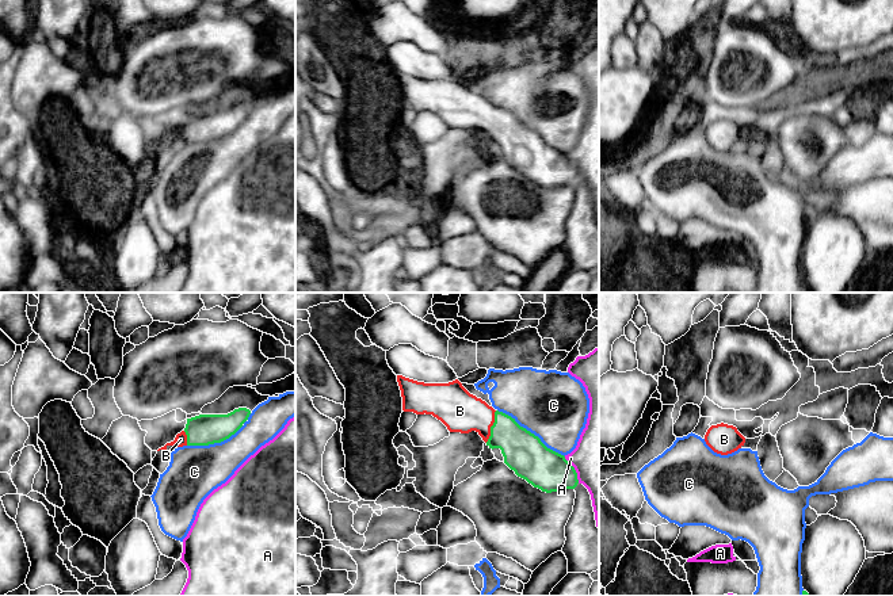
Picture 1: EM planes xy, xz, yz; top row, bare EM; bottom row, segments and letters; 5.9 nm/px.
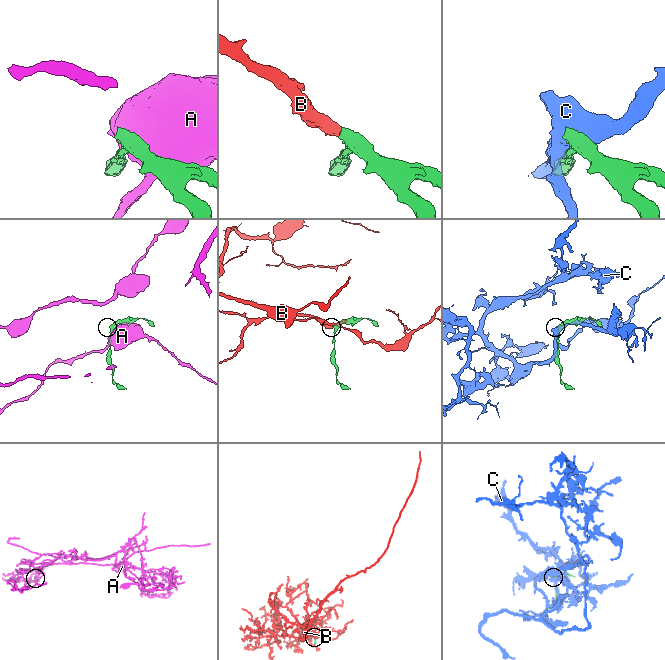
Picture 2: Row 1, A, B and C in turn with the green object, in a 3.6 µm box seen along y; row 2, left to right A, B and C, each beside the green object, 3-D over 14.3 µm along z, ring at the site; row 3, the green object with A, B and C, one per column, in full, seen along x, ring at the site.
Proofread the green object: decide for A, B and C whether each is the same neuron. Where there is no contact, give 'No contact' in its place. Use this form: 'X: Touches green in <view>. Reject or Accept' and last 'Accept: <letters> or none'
A: Touches green in xz. Reject
B: Touches green in xz. Accept
C: Touches green in xz. Reject
Accept: B

